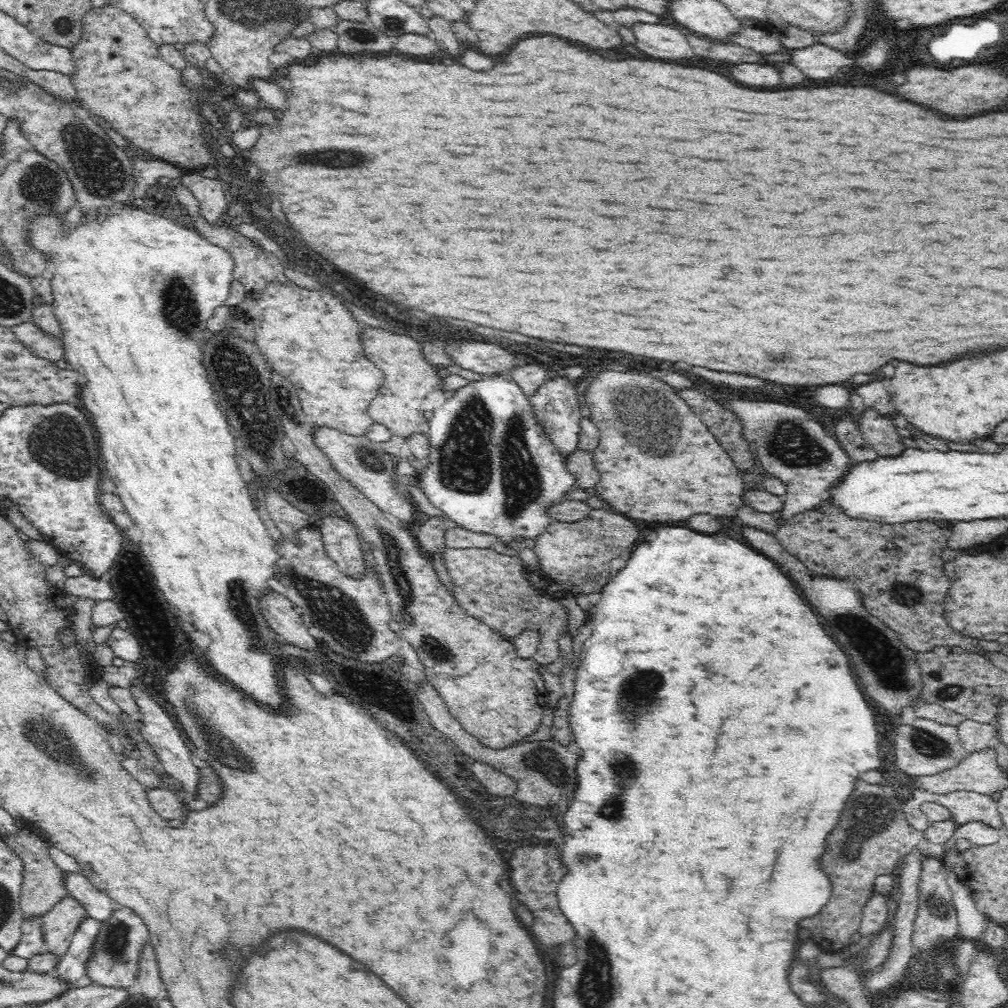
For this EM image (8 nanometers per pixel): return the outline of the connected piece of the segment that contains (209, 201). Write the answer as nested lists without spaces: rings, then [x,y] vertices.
[[[198,172],[181,175],[177,182],[192,193],[199,203],[199,213],[210,226],[225,225],[222,212],[229,206],[222,188],[222,177],[210,179]]]

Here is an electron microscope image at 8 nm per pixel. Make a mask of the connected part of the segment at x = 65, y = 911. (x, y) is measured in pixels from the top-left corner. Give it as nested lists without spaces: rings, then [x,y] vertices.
[[[69,896],[62,898],[40,918],[45,944],[43,952],[58,957],[66,954],[70,950],[71,937],[86,917],[86,909],[77,900]]]

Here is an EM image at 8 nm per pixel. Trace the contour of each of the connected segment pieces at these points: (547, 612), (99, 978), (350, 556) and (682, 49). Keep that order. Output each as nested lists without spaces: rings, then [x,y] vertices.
[[[490,547],[445,548],[442,555],[452,582],[451,594],[468,617],[489,625],[510,640],[524,629],[538,631],[539,646],[534,660],[547,666],[560,658],[560,638],[571,634],[567,607],[554,593],[538,588],[528,580],[523,559],[498,553]]]
[[[117,906],[108,920],[103,921],[91,957],[86,961],[86,982],[96,986],[119,988],[129,994],[134,992],[134,982],[140,972],[140,954],[143,944],[148,942],[146,923],[130,908]]]
[[[327,516],[318,520],[315,526],[320,530],[328,555],[338,563],[340,571],[350,577],[362,578],[366,562],[354,523],[346,518]]]
[[[637,22],[632,30],[638,38],[636,46],[648,56],[662,60],[682,60],[694,56],[688,40],[670,25]]]

